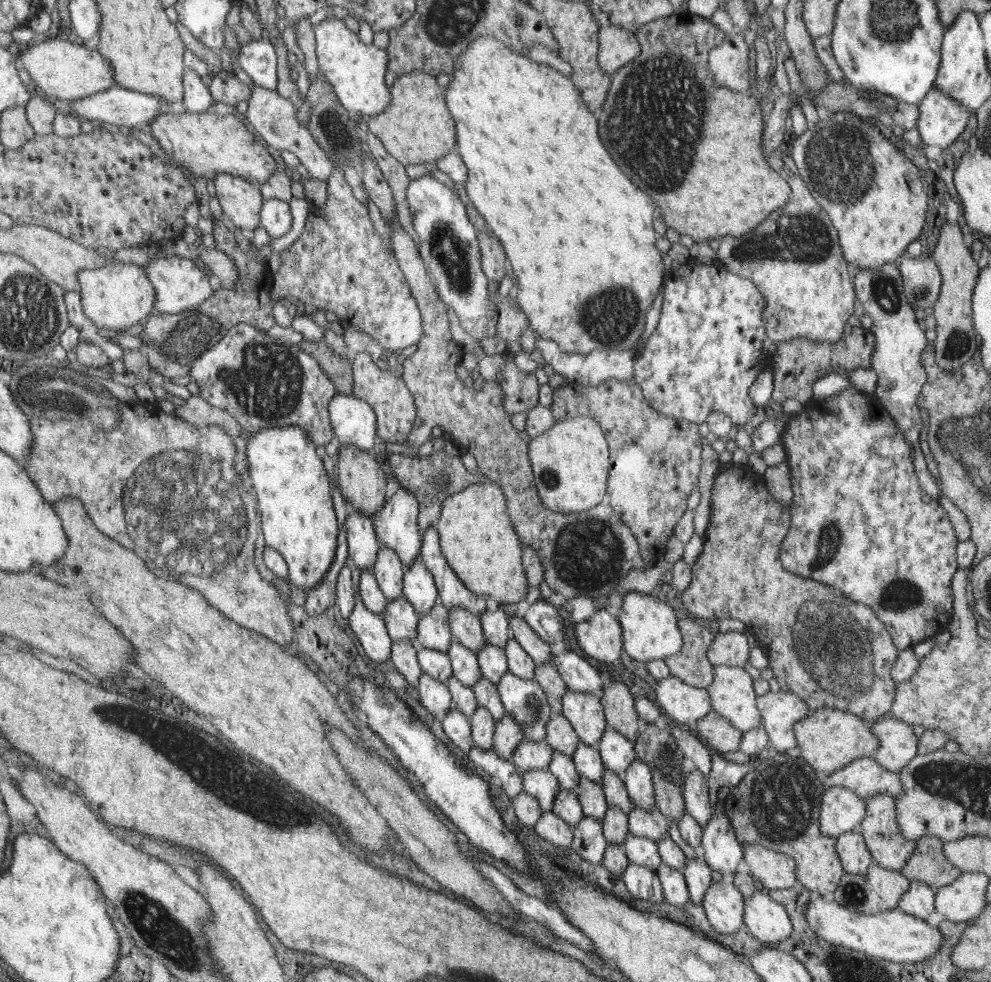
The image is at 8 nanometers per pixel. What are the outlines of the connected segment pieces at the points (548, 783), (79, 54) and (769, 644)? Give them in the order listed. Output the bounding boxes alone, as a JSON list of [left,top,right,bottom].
[[521,769,560,812],[20,38,115,100],[683,464,899,725]]

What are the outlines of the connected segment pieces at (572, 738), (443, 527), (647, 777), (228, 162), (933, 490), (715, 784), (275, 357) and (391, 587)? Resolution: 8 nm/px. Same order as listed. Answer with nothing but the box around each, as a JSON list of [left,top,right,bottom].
[[546,713,579,756],[435,481,528,604],[622,758,655,812],[148,109,278,184],[853,263,942,499],[707,753,749,796],[190,322,338,456],[373,548,406,601]]

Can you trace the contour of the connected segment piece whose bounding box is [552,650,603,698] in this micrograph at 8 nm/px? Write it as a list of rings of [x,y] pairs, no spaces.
[[[566,650],[562,654],[553,654],[552,664],[568,689],[581,693],[589,692],[601,698],[603,693],[601,674],[587,660],[580,658],[573,651]]]

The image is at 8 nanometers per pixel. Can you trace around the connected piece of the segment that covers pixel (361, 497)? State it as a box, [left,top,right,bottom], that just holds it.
[337,445,386,515]

